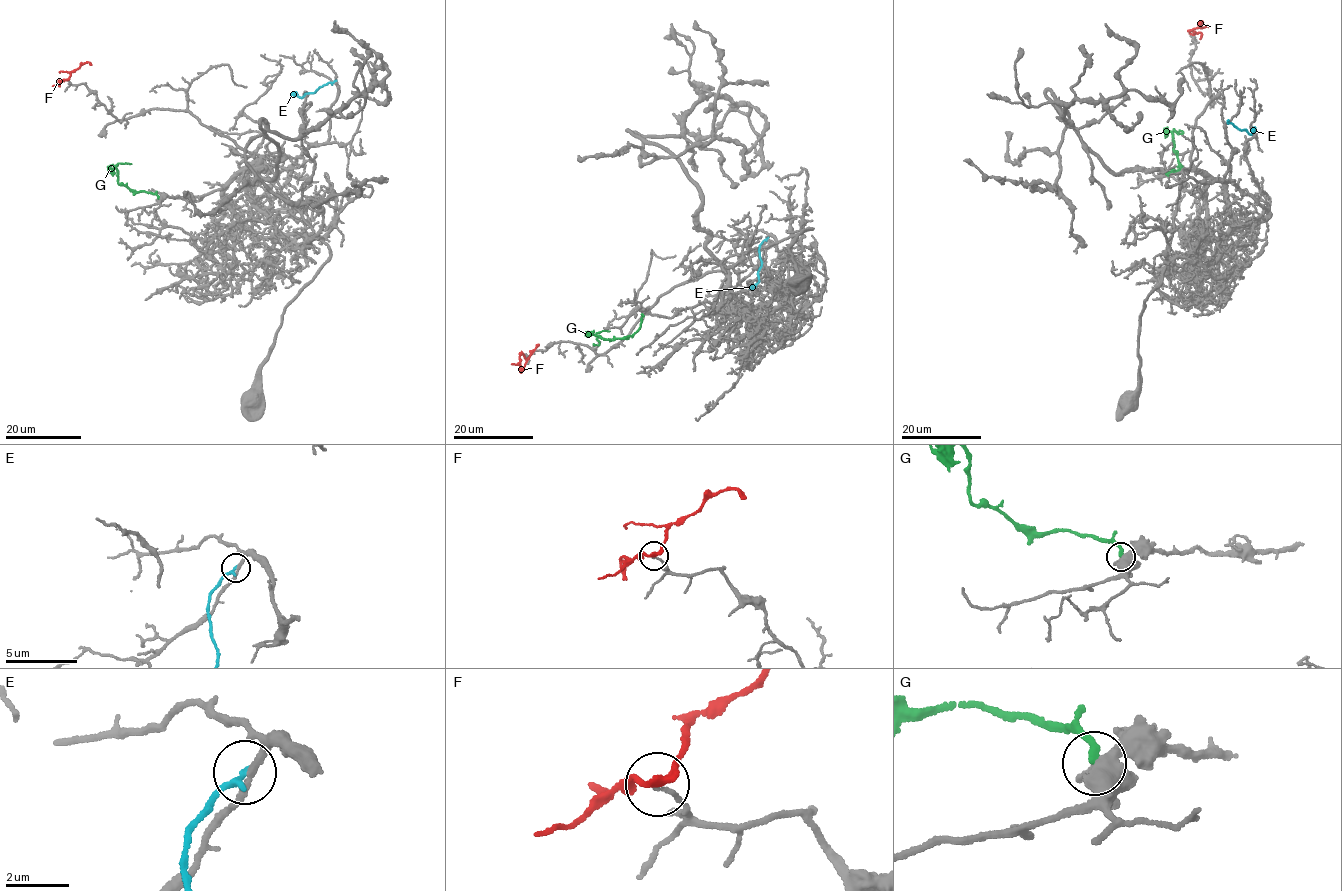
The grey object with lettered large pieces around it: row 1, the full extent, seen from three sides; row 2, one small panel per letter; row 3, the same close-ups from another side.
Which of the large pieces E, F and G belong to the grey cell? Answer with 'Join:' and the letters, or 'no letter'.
Join: no letter

